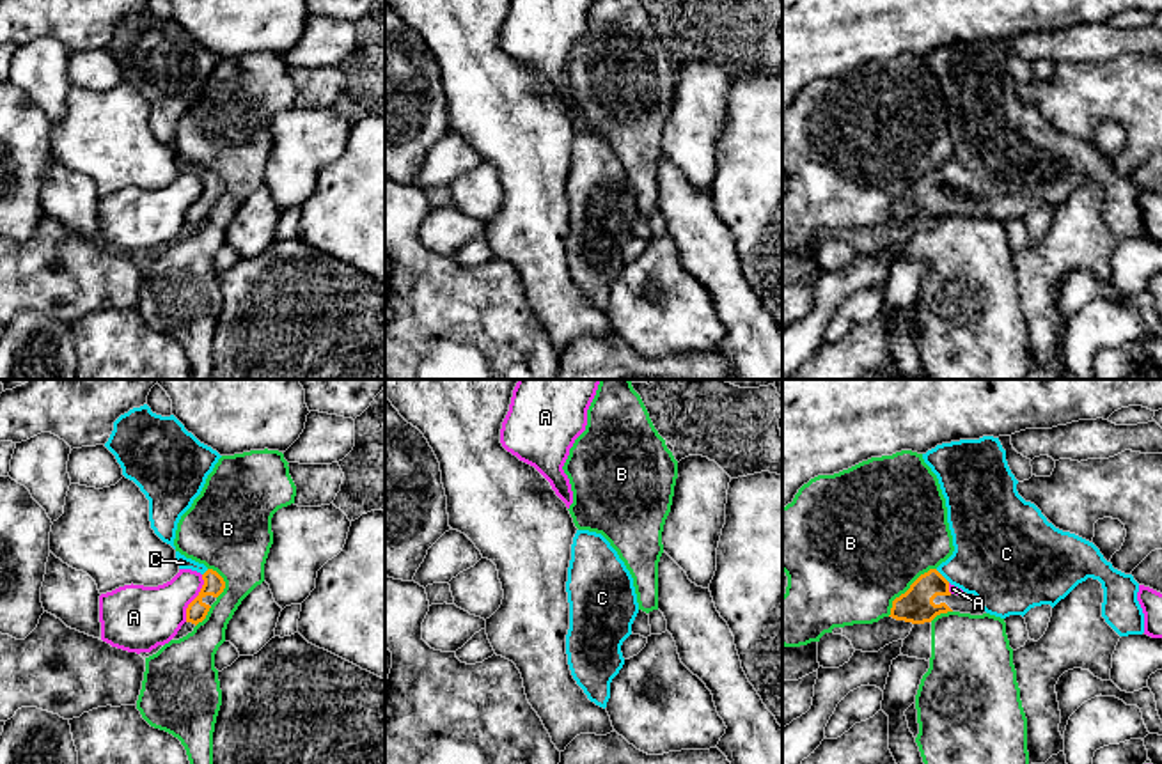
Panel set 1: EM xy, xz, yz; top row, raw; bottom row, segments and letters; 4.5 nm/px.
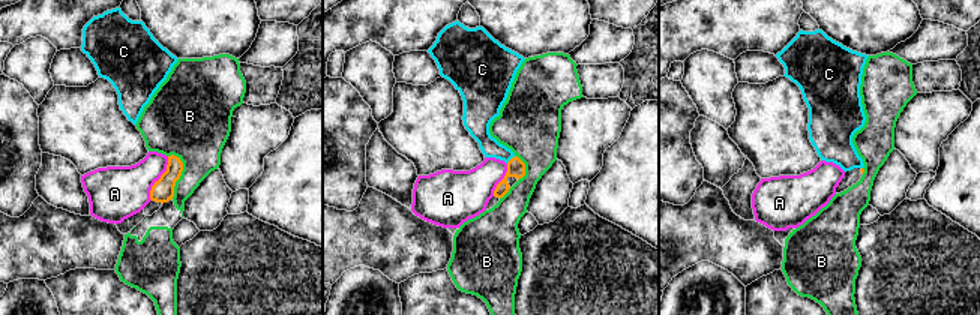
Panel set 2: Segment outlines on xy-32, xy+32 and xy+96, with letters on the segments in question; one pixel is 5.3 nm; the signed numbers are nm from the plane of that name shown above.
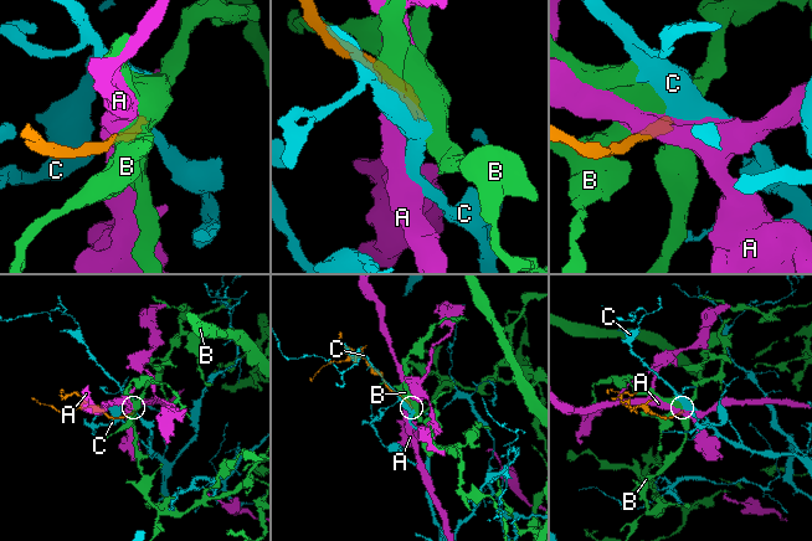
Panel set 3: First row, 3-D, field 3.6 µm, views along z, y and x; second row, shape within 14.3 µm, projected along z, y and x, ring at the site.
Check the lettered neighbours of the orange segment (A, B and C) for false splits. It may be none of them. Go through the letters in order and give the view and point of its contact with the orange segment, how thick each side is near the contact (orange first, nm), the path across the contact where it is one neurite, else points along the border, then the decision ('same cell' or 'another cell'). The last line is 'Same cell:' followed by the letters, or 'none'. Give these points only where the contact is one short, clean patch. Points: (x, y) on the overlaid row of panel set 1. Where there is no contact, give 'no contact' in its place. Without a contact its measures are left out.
A: xy (196, 598) | 100/280 nm | another cell
B: yz (909, 589) | 160/480 nm | another cell
C: yz (941, 575) | 160/360 nm | across yz (916, 605), (919, 596), (941, 575), (992, 559) | same cell
Same cell: C

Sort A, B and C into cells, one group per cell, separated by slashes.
A / B / C

